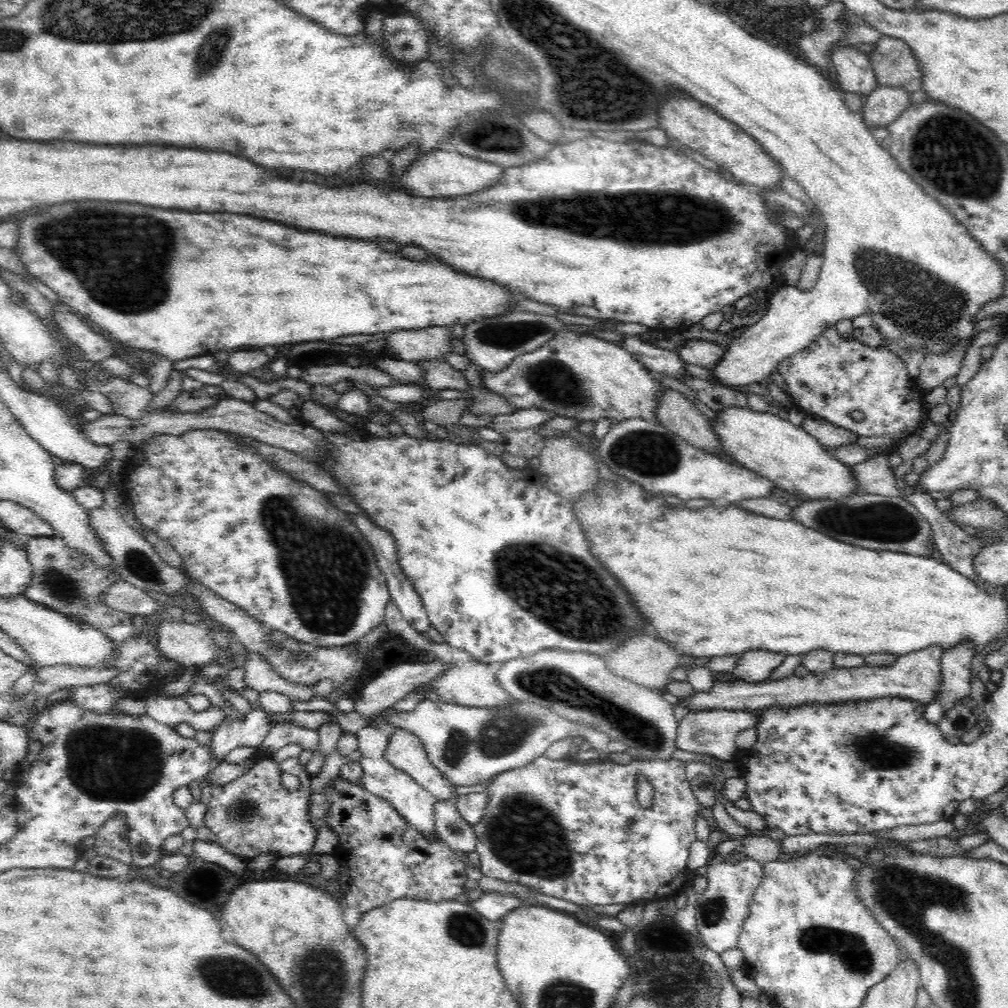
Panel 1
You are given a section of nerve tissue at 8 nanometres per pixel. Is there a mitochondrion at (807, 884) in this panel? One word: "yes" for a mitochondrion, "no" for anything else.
no

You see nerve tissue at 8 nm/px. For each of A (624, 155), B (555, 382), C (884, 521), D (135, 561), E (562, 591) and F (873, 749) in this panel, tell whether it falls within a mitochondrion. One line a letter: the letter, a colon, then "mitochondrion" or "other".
A: other
B: mitochondrion
C: mitochondrion
D: mitochondrion
E: mitochondrion
F: mitochondrion

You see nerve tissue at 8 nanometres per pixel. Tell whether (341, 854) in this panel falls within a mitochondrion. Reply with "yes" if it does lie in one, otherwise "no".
no

